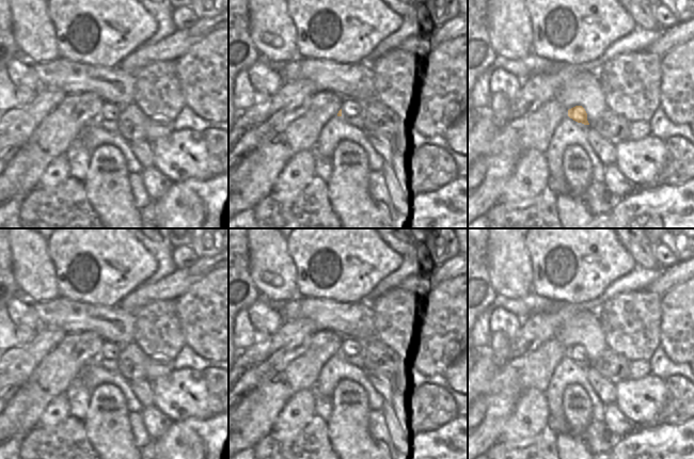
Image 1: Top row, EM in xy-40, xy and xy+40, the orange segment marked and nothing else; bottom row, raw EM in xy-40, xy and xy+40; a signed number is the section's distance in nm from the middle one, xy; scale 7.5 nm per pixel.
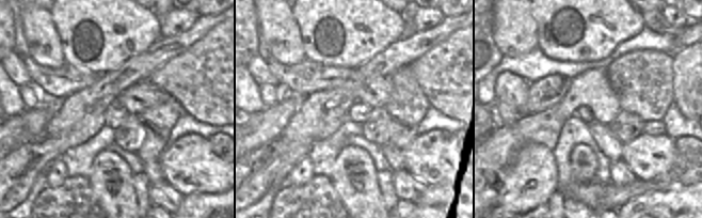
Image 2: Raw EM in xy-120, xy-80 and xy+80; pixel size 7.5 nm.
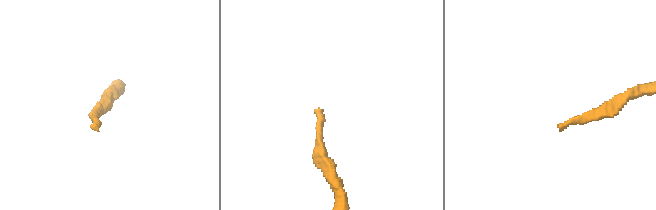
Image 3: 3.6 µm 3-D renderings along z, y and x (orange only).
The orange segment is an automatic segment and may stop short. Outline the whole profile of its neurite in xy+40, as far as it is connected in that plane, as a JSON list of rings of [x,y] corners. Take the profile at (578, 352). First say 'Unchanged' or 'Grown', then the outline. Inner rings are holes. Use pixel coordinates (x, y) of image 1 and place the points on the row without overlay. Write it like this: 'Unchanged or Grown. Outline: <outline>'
Unchanged. Outline: [[[575,345],[568,349],[568,355],[578,362],[589,364],[587,360],[587,352],[582,345]]]

